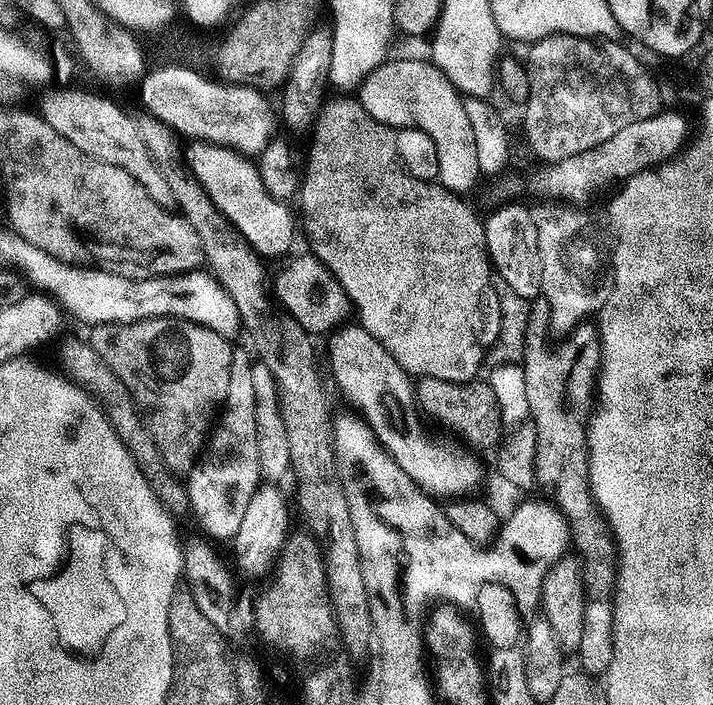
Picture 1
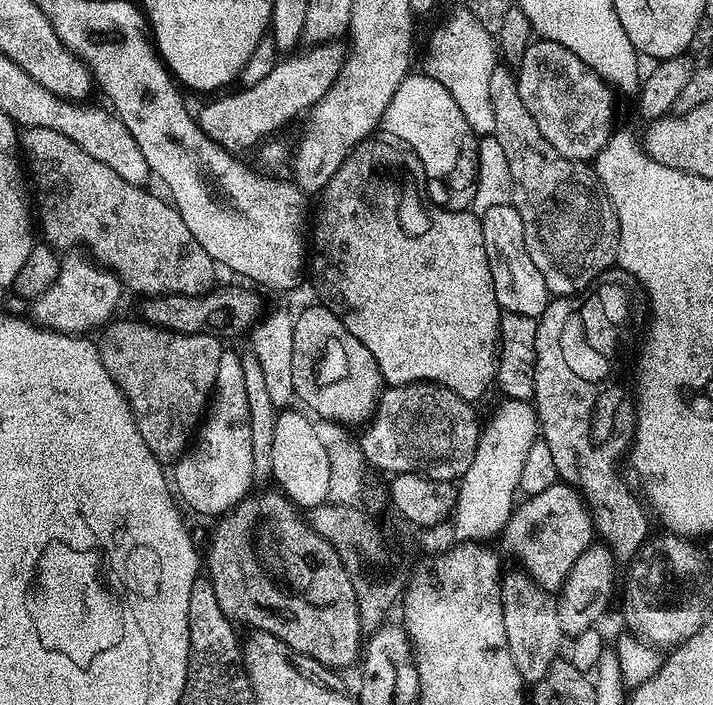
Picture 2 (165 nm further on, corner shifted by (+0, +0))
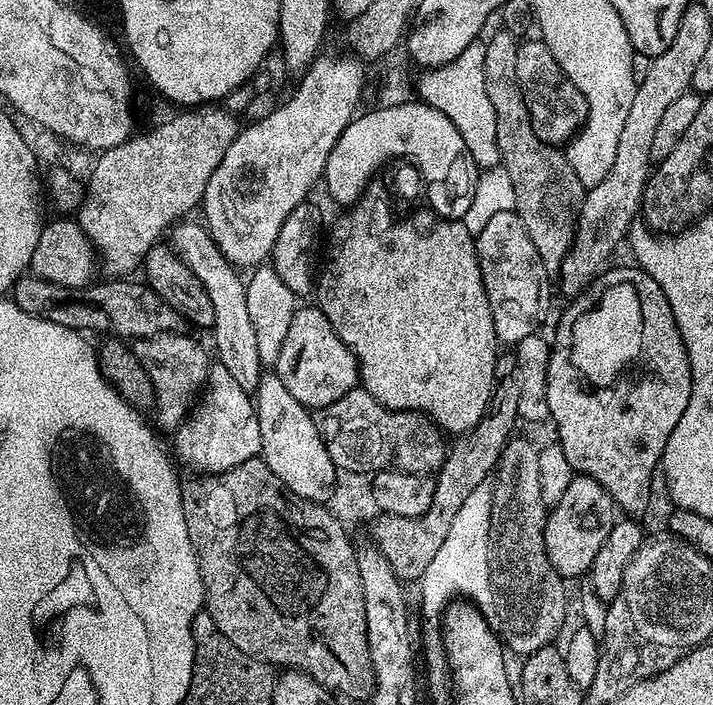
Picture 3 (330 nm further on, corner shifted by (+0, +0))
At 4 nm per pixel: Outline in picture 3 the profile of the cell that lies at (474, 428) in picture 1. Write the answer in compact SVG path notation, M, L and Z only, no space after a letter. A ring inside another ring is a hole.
M362 386L351 388L338 402L319 409L318 425L322 442L337 469L375 474L377 472L413 472L423 476L439 472L444 465L446 440L439 428L419 412L396 412L379 404Z

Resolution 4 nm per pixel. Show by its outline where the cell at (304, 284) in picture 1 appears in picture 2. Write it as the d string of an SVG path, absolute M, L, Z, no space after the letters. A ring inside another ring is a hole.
M217 287L203 296L154 296L143 301L142 316L147 323L184 334L204 332L208 336L220 336L224 332L247 333L261 319L265 308L260 301L261 293L255 287L244 287L248 288Z

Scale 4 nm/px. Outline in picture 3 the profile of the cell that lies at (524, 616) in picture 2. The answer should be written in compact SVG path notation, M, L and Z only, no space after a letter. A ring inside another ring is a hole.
M516 434L497 462L490 485L489 574L495 604L494 631L500 643L517 658L549 647L562 630L566 593L544 545L546 505L538 478L537 445Z

